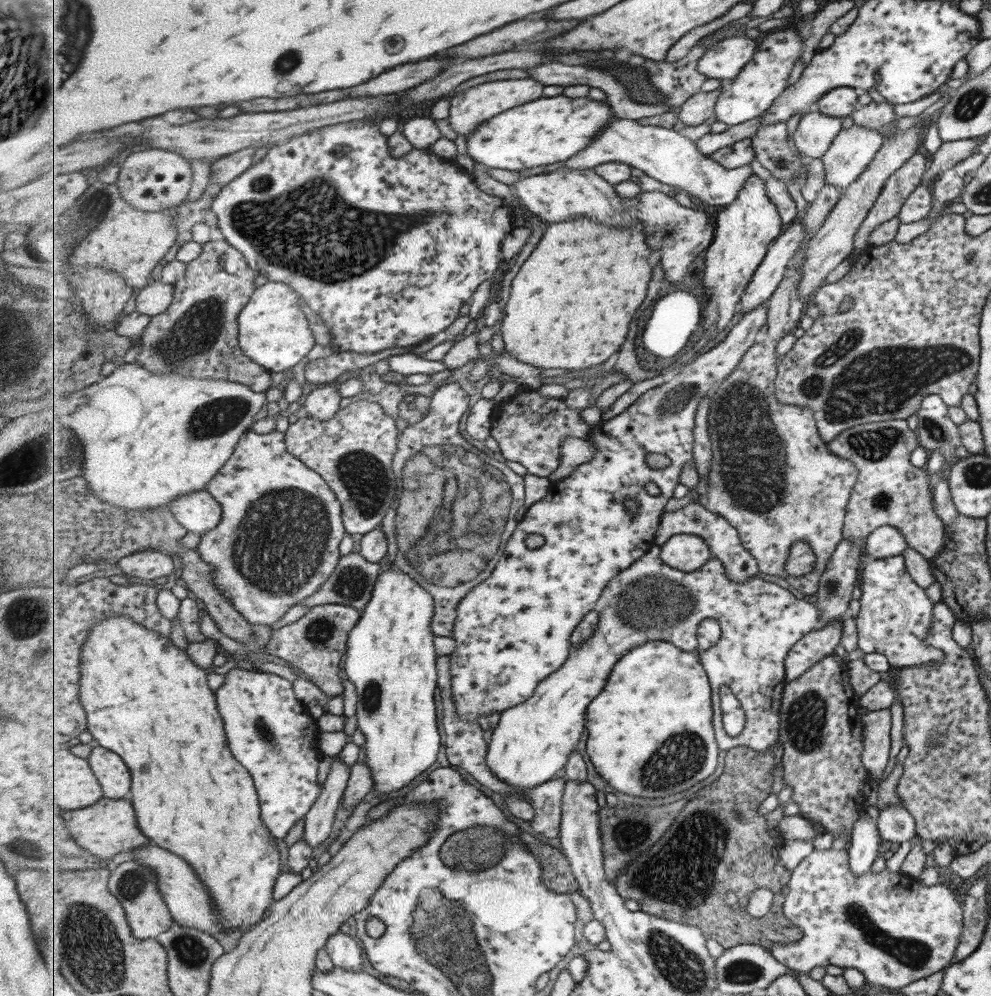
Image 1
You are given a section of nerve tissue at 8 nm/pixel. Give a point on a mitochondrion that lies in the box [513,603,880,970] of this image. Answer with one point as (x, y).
(683, 876)

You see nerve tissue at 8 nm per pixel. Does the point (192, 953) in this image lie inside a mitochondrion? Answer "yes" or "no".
yes

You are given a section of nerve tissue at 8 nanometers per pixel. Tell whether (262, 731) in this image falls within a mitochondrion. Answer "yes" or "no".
yes

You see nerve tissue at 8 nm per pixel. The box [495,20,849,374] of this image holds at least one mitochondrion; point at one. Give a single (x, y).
(671, 229)

